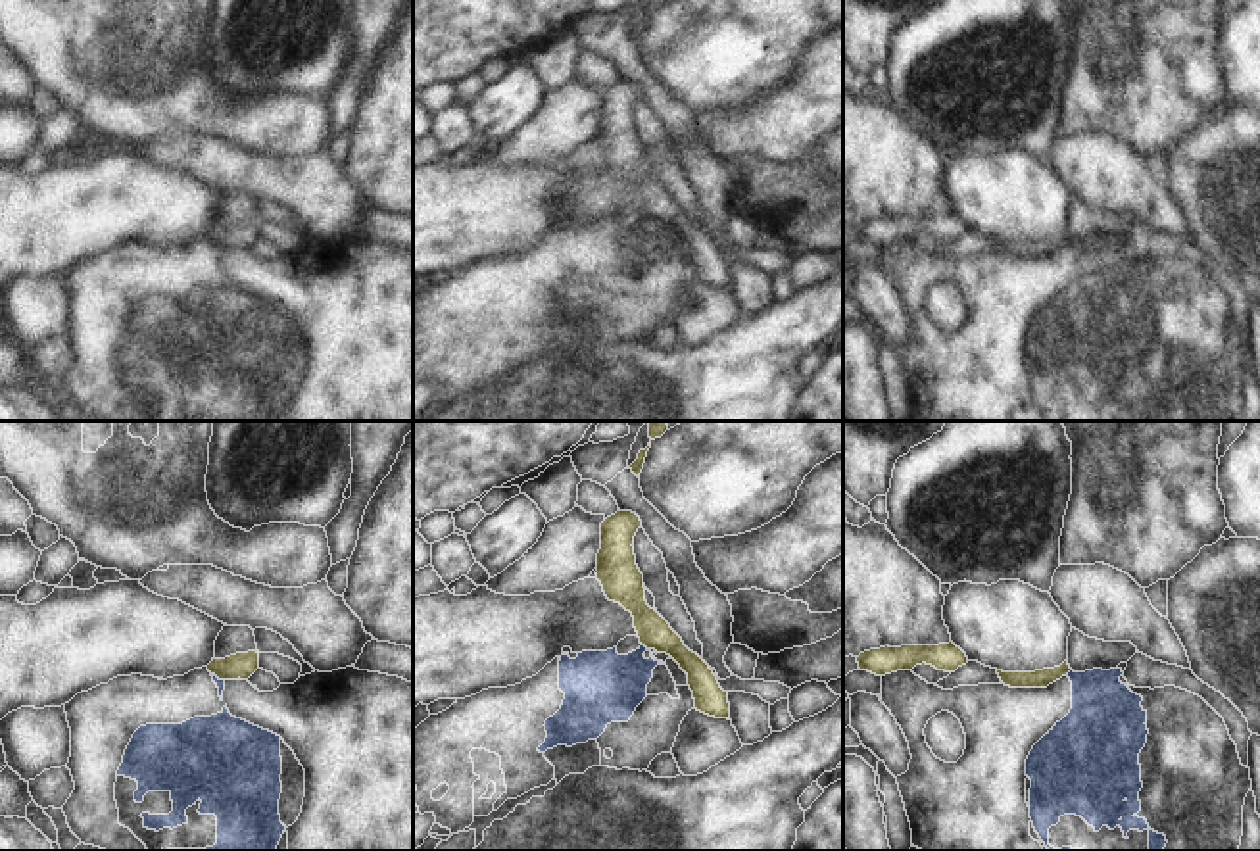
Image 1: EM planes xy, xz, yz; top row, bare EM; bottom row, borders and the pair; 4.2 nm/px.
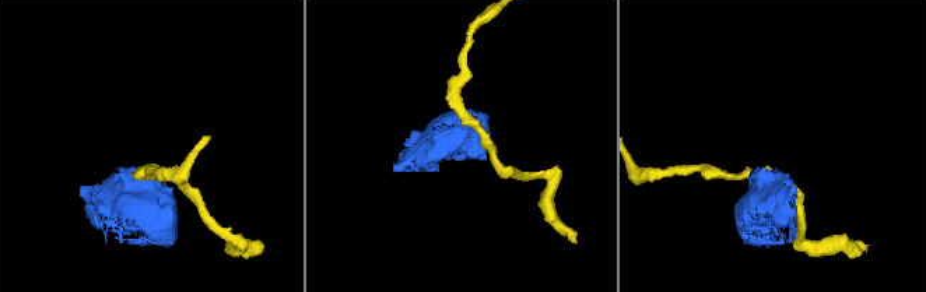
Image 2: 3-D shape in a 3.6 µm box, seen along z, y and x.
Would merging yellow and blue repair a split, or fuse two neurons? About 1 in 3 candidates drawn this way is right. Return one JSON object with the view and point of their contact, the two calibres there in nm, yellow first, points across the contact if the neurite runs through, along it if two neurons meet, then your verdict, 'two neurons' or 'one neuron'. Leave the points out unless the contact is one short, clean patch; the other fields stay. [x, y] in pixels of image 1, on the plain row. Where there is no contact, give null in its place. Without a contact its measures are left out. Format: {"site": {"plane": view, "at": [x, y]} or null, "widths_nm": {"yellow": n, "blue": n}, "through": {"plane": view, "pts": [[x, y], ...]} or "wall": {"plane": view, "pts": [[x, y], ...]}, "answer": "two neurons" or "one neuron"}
{"site": {"plane": "yz", "at": [1066, 243]}, "widths_nm": {"yellow": 80, "blue": 300}, "wall": {"plane": "yz", "pts": [[1070, 239], [1065, 244]]}, "answer": "two neurons"}

